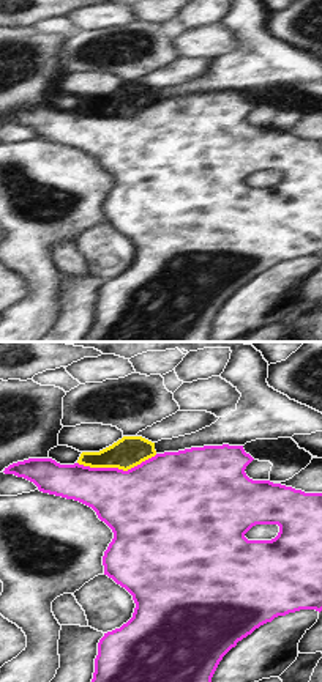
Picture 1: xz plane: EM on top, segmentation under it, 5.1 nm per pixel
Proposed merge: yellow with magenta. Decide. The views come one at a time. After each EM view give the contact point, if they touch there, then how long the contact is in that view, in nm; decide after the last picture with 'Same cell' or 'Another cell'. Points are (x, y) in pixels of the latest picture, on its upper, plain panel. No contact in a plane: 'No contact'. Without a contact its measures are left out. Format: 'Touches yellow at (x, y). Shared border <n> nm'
Touches yellow at (117, 114). Shared border 420 nm.

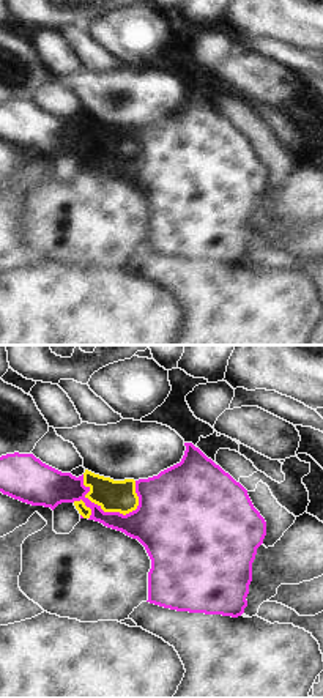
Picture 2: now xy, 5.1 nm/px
Touches yellow at (101, 155). Shared border 340 nm.

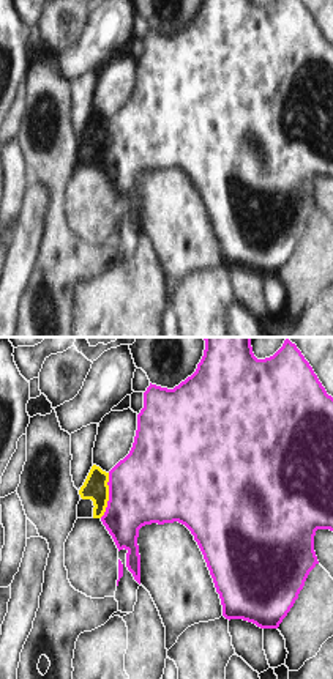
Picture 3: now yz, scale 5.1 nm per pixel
Touches yellow at (108, 142). Shared border 240 nm.

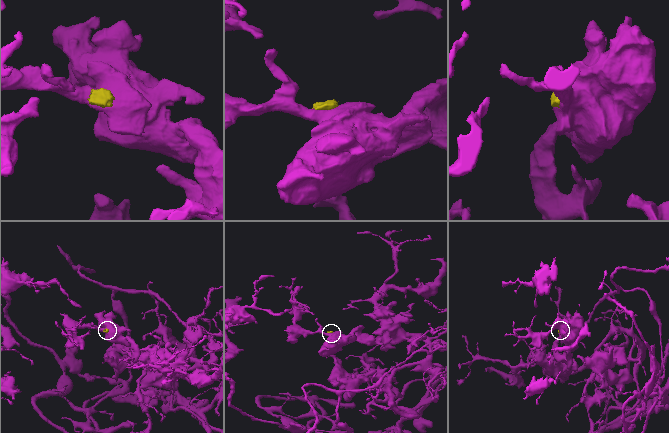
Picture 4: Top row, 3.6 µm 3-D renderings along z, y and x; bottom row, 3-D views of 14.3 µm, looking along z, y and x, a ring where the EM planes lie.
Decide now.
Same cell.

